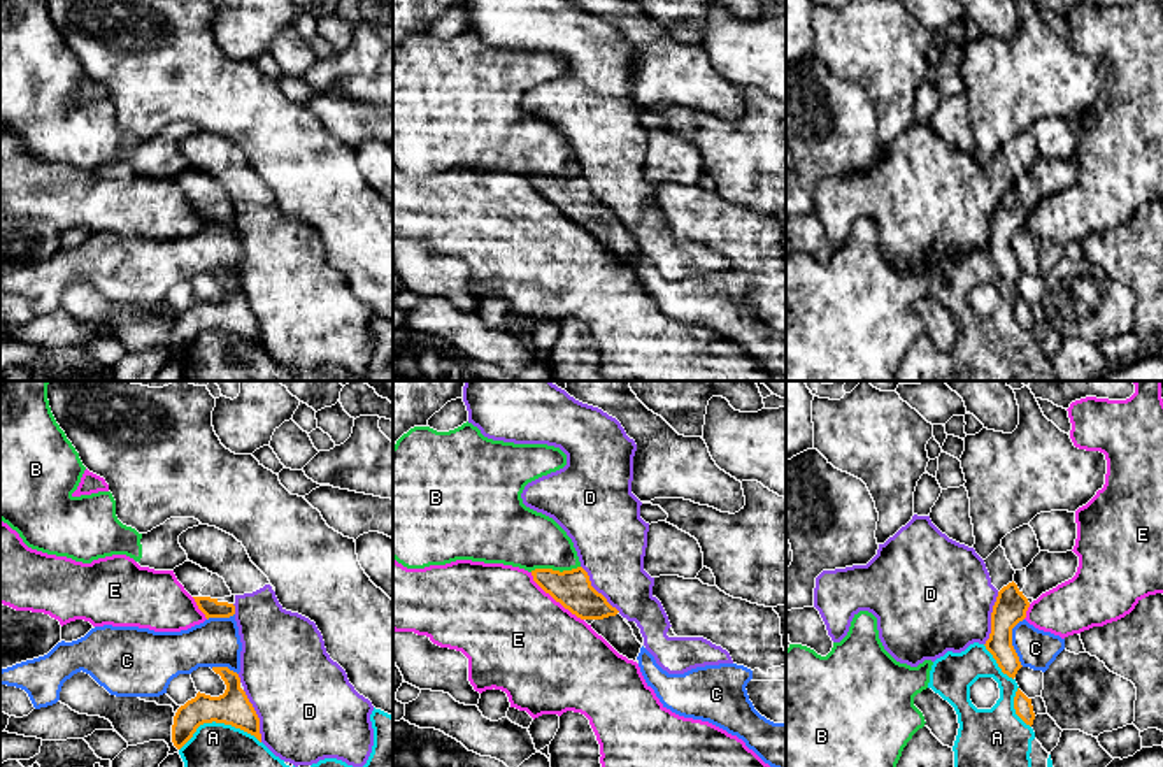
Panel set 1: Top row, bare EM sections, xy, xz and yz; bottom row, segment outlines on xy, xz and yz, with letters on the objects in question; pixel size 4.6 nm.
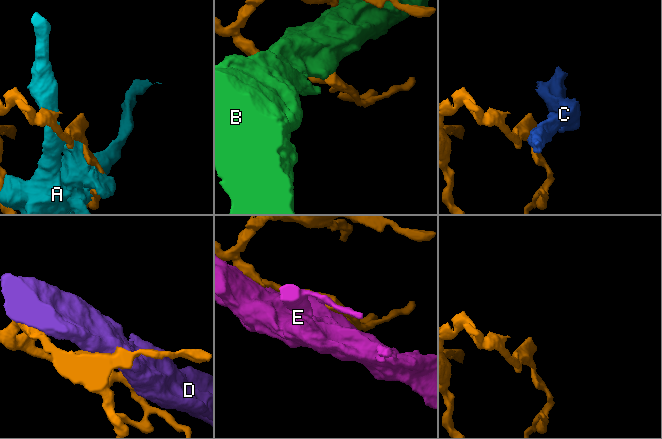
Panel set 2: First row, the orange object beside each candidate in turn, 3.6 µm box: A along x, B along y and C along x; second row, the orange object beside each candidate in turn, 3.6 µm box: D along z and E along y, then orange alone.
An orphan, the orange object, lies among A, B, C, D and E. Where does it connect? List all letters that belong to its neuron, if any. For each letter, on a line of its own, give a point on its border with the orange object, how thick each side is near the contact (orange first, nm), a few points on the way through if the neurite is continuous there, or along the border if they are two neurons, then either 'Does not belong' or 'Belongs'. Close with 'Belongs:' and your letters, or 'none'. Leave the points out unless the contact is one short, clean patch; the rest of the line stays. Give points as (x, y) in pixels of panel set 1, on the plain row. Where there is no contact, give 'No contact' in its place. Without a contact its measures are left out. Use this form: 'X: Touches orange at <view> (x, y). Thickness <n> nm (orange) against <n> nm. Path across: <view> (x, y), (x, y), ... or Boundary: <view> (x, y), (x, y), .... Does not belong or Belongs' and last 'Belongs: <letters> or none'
A: Touches orange at xy (218, 329). Thickness 160 nm (orange) against 400 nm. Does not belong
B: Touches orange at xz (555, 178). Thickness 180 nm (orange) against 280 nm. Does not belong
C: Touches orange at yz (1011, 250). Thickness 150 nm (orange) against 180 nm. Does not belong
D: Touches orange at yz (991, 225). Thickness 150 nm (orange) against 480 nm. Does not belong
E: Touches orange at xz (555, 206). Thickness 180 nm (orange) against 500 nm. Does not belong
Belongs: none

